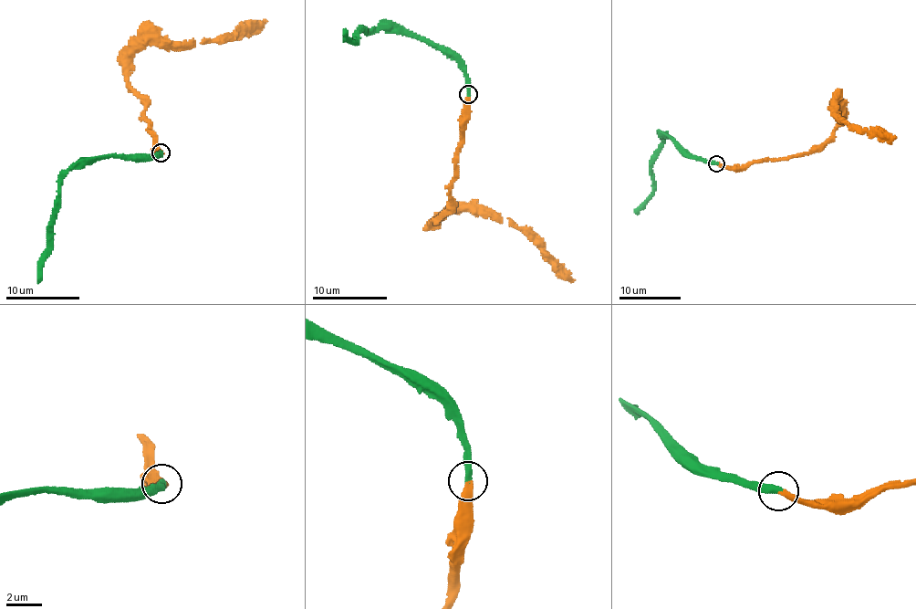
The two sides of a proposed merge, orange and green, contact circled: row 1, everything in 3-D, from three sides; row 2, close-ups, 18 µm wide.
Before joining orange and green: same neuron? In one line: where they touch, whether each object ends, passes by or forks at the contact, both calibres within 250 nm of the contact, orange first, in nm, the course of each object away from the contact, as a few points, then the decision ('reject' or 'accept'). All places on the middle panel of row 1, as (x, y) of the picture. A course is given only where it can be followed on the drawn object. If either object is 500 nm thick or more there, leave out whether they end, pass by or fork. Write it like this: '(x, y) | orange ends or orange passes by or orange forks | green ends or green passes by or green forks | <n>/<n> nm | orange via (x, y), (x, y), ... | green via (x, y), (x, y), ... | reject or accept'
(468, 94) | orange ends | green ends | 360/400 nm | orange via (467, 93), (451, 207), (434, 221), (453, 210), (493, 210), (521, 227), (575, 280) | green via (467, 93), (465, 71), (451, 56), (424, 41), (381, 28), (366, 32), (359, 30), (357, 43), (343, 35) | accept

